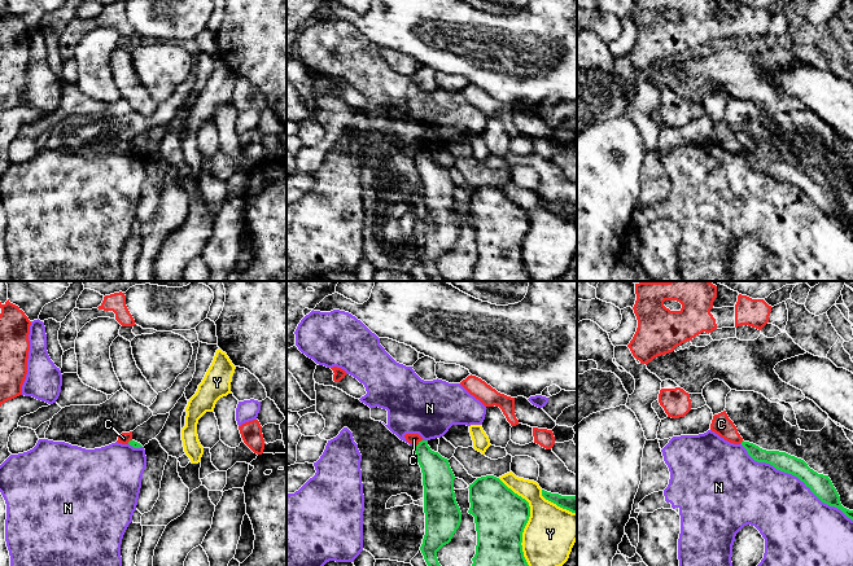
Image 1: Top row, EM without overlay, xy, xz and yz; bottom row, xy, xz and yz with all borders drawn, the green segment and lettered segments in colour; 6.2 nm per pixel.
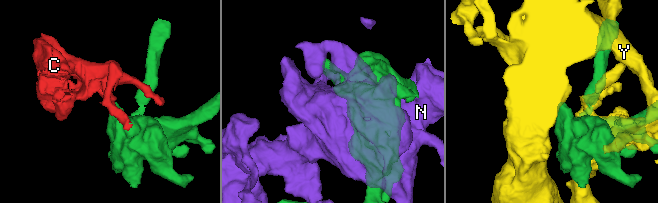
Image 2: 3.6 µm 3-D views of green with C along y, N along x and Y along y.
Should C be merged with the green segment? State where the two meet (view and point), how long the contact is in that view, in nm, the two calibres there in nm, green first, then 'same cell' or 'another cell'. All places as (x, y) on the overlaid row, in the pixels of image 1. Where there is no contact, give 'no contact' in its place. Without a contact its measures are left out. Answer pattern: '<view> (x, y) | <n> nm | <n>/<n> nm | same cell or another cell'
xz (419, 443) | 70 nm | 190/70 nm | another cell

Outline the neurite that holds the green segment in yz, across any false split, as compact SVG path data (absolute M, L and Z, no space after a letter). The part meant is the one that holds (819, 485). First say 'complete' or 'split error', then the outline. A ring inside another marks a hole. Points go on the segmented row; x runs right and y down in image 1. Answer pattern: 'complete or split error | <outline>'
complete | M744 440L742 442L742 446L754 461L770 464L777 470L797 477L822 503L840 509L853 521L853 510L849 510L841 505L840 496L828 475L818 474L810 469L804 460L786 452L766 451Z

